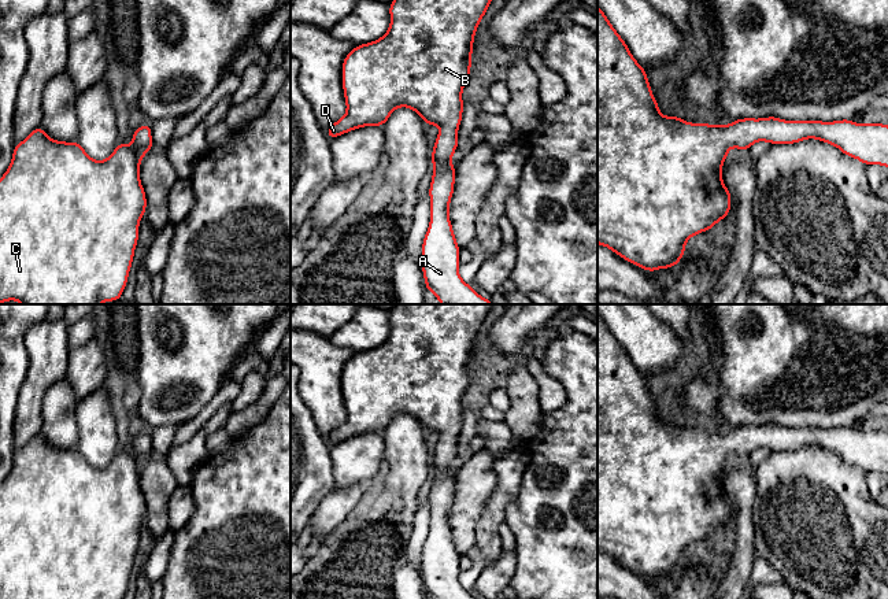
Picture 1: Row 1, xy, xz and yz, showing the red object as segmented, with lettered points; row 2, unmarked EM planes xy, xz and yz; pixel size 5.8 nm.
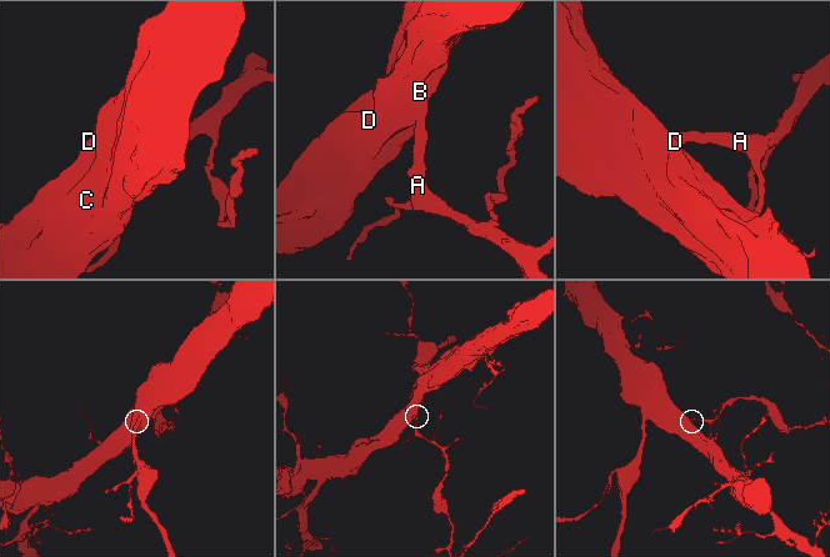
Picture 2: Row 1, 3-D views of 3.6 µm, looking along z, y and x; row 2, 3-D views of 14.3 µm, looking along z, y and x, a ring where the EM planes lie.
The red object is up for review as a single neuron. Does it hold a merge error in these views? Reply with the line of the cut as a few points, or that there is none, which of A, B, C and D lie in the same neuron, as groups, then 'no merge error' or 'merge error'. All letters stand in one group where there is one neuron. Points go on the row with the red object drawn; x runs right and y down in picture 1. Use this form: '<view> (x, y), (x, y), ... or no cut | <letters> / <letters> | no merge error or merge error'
no cut | A B C D | no merge error

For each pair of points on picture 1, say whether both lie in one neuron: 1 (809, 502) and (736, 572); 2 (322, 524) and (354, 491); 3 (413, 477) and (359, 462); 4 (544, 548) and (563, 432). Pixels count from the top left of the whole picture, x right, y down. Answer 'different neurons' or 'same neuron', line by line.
1: different neurons
2: same neuron
3: different neurons
4: same neuron

